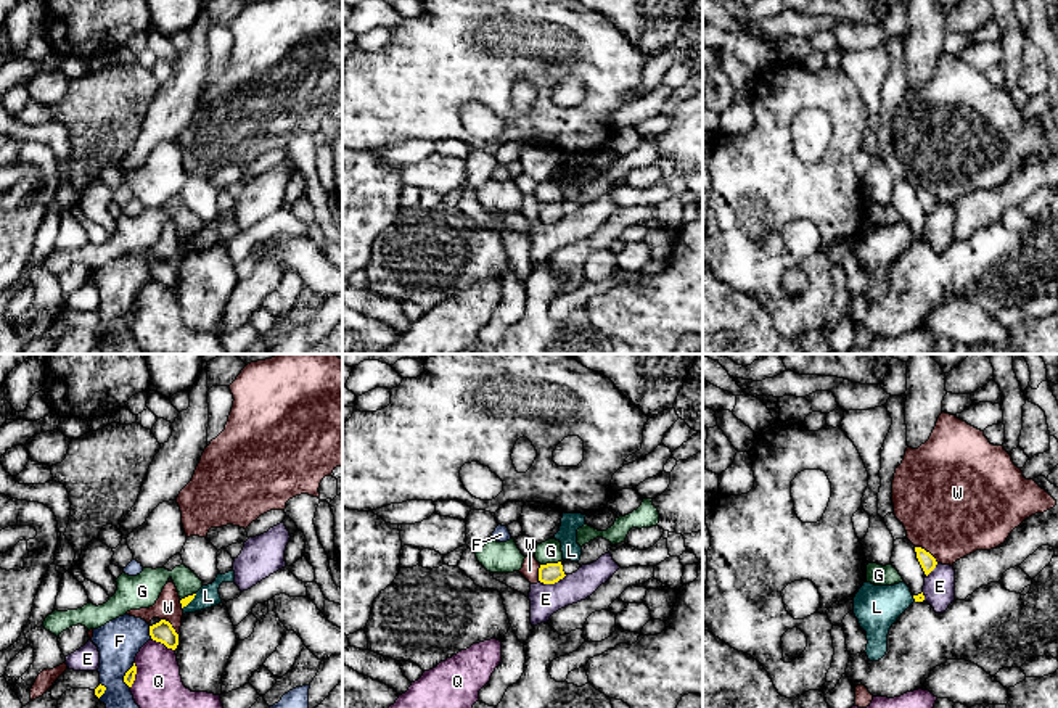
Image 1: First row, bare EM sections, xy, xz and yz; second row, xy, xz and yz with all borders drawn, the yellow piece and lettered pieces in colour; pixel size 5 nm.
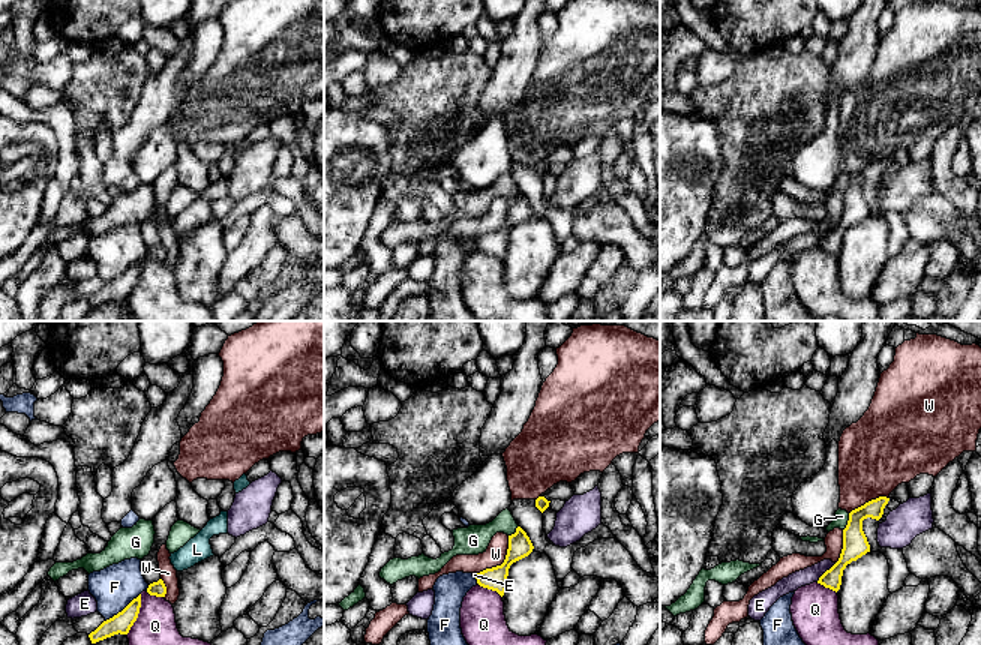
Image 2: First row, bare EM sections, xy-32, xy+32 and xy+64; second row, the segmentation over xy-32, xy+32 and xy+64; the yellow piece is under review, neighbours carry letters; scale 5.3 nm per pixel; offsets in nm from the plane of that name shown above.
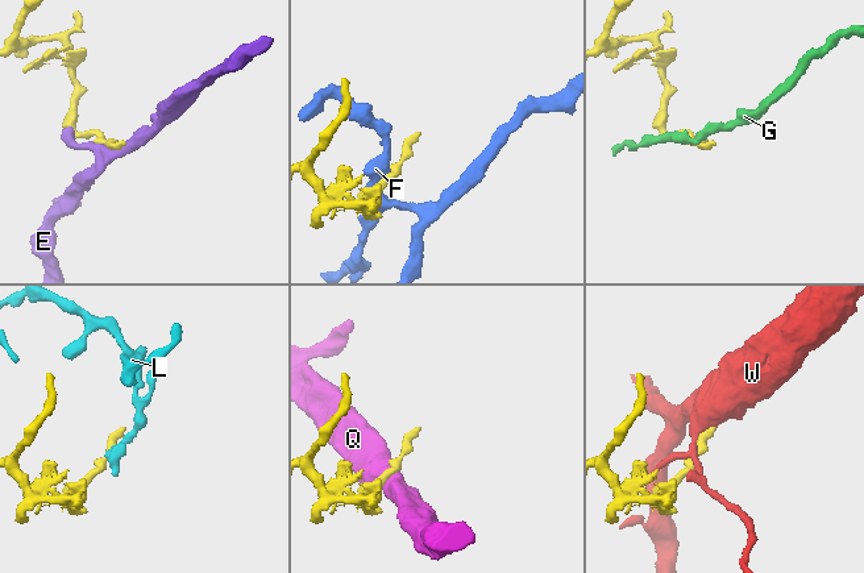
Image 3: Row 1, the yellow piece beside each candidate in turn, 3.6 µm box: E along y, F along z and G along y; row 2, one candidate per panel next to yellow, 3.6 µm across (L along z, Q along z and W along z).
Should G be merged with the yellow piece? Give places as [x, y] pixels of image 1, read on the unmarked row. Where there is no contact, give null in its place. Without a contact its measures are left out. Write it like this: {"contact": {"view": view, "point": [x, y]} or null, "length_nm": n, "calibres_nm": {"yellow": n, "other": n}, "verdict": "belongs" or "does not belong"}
{"contact": {"view": "xz", "point": [550, 203]}, "length_nm": 110, "calibres_nm": {"yellow": 110, "other": 110}, "verdict": "does not belong"}

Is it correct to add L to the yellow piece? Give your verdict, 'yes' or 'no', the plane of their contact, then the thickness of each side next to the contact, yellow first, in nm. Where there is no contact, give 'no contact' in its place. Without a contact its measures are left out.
no | xy | 40/110 nm

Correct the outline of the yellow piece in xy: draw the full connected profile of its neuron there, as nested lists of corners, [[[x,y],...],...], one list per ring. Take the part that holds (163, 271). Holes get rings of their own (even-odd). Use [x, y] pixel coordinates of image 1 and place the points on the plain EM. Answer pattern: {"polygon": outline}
{"polygon": [[[223,243],[185,253],[178,274],[169,261],[161,259],[150,266],[150,275],[175,291],[187,328],[222,335],[222,315],[238,283]]]}

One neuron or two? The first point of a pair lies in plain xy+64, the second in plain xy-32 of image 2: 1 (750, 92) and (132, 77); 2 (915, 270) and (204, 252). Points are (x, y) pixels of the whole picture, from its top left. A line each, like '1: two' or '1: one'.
1: one
2: two

